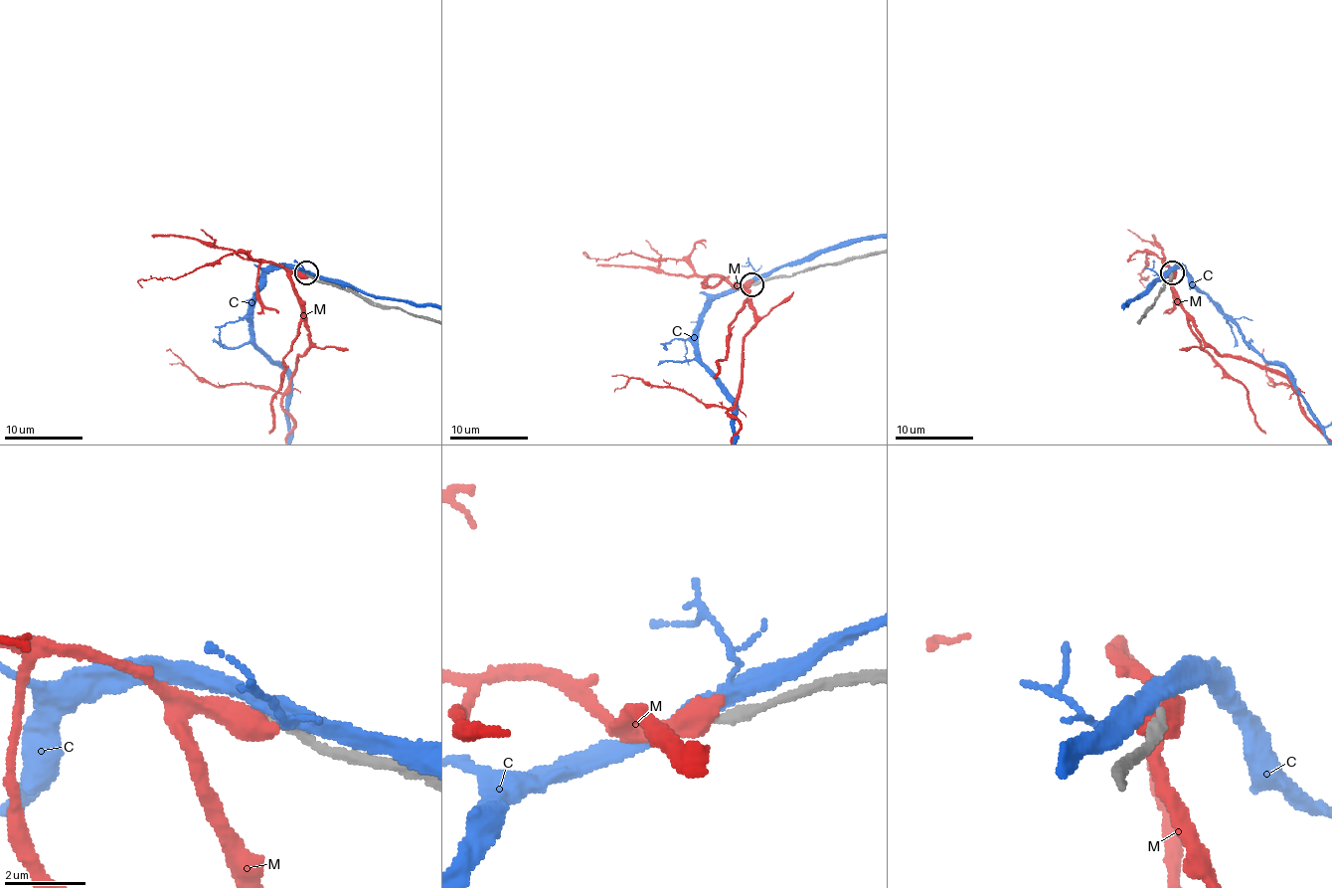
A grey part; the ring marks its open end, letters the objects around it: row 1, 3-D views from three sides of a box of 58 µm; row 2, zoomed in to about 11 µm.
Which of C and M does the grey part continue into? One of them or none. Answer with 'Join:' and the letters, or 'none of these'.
Join: none of these

